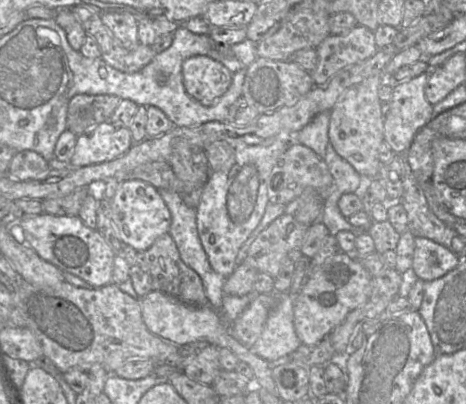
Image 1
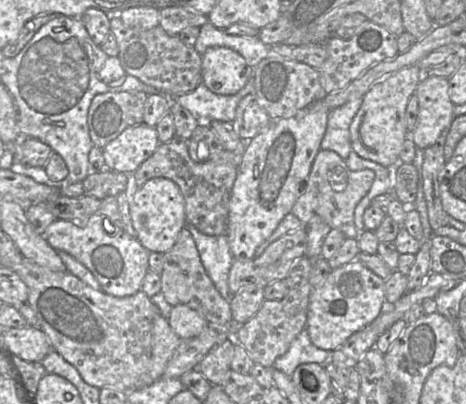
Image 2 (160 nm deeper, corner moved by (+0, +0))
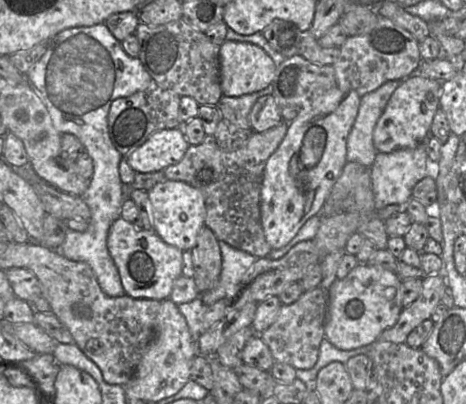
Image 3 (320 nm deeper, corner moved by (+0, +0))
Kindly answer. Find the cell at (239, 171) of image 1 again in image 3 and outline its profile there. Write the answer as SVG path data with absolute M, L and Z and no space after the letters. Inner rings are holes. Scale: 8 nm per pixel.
M334 87L328 92L324 93L322 96L318 97L312 103L312 105L304 113L298 116L295 120L288 122L288 129L284 139L266 163L260 191L261 223L266 240L273 248L273 250L287 246L296 237L299 230L310 218L320 215L323 206L332 191L334 184L340 177L345 164L348 162L347 140L353 127L353 124L355 122L355 119L357 117L360 101L361 95L359 95L357 92L350 90L341 90L338 87Z

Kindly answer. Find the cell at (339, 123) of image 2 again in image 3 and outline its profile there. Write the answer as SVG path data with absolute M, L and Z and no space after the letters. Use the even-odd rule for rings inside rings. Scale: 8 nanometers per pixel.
M402 80L384 83L378 89L361 96L357 117L347 140L347 159L370 167L378 151L374 146L374 128L385 107Z

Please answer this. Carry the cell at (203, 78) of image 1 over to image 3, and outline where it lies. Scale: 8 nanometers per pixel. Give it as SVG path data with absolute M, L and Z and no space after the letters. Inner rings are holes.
M224 41L219 46L220 85L225 96L237 97L258 92L269 87L274 79L277 65L260 47L236 41Z

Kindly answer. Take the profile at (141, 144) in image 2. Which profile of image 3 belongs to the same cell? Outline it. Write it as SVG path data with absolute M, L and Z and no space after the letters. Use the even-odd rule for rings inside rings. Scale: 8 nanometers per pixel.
M165 129L154 133L124 159L136 173L159 172L179 163L189 147L180 129Z

